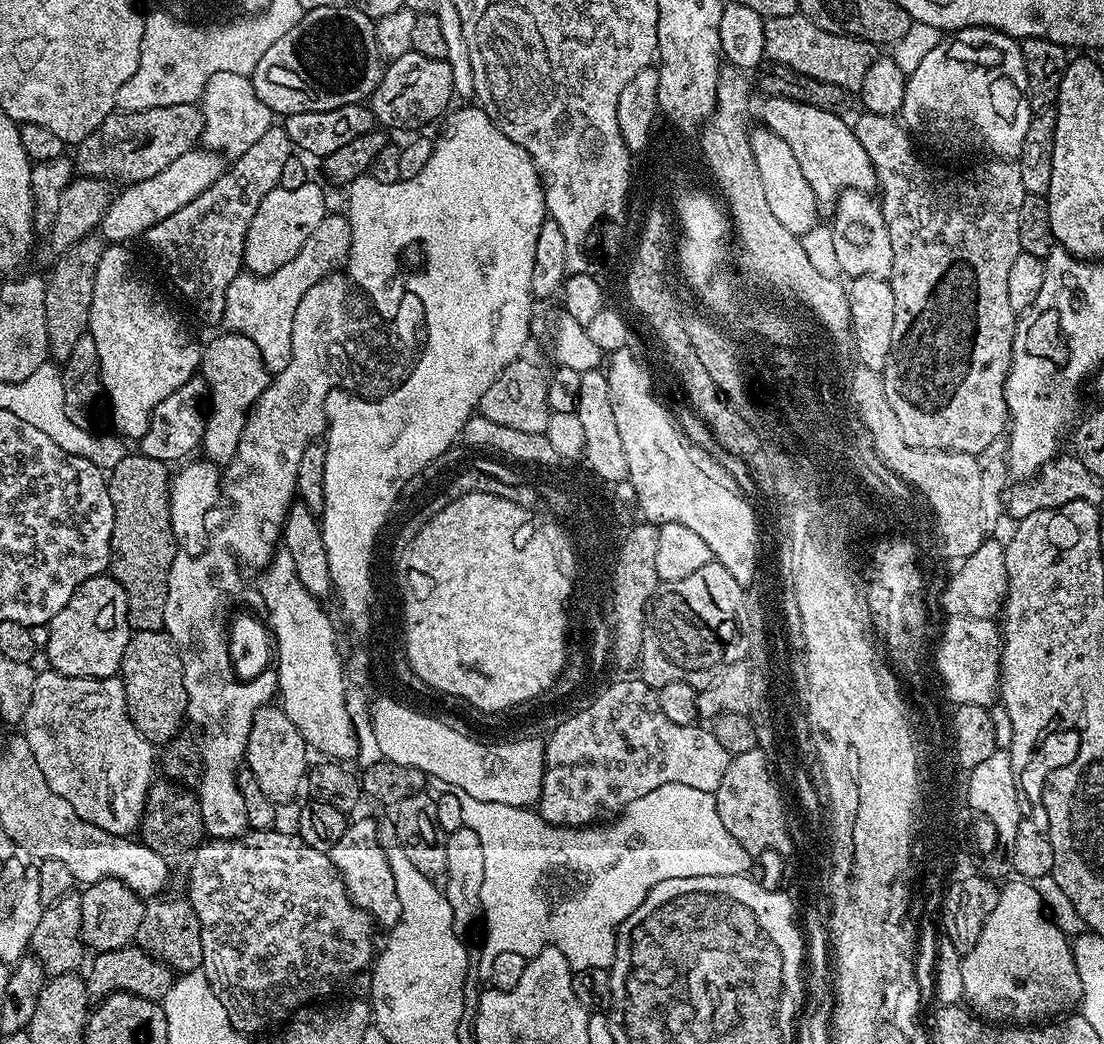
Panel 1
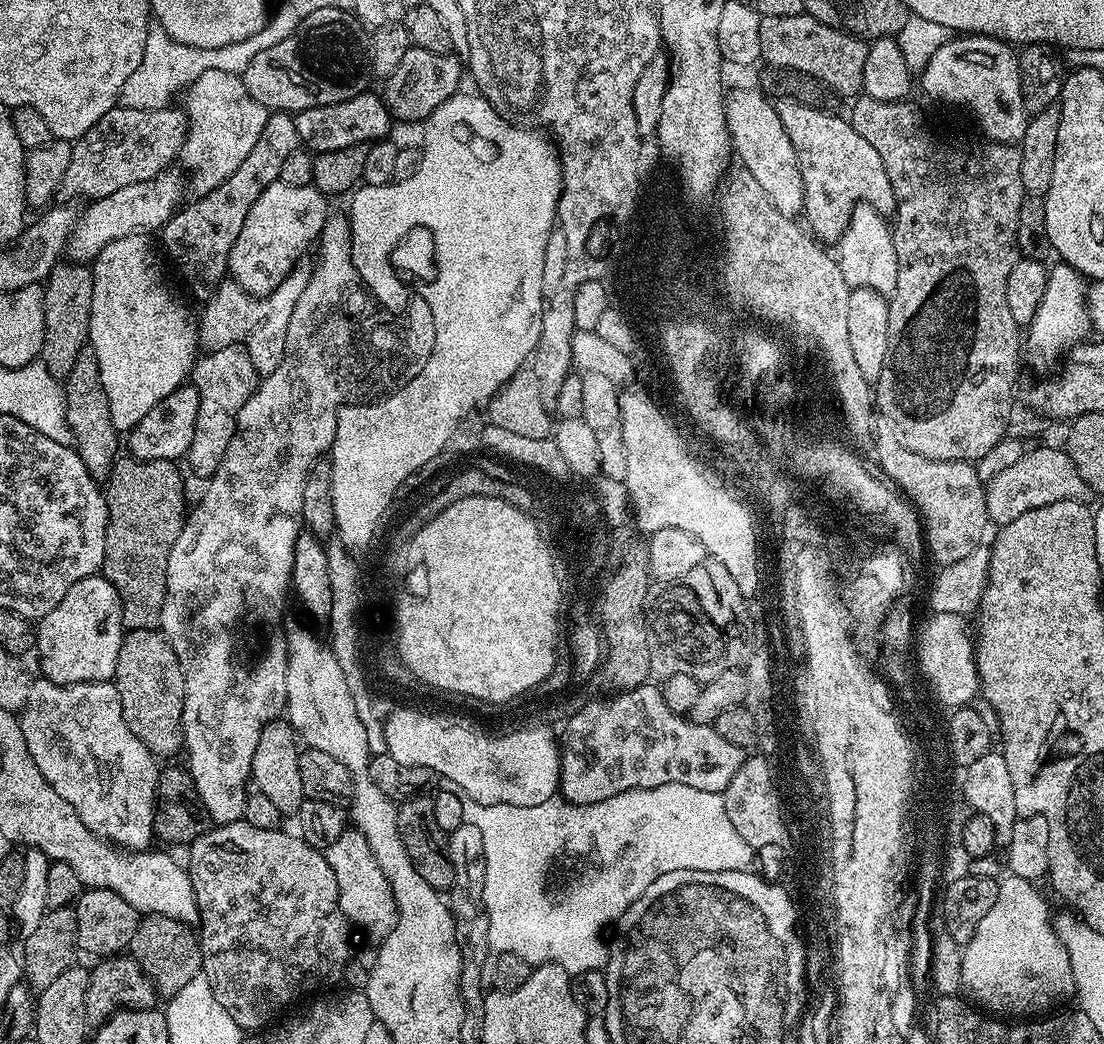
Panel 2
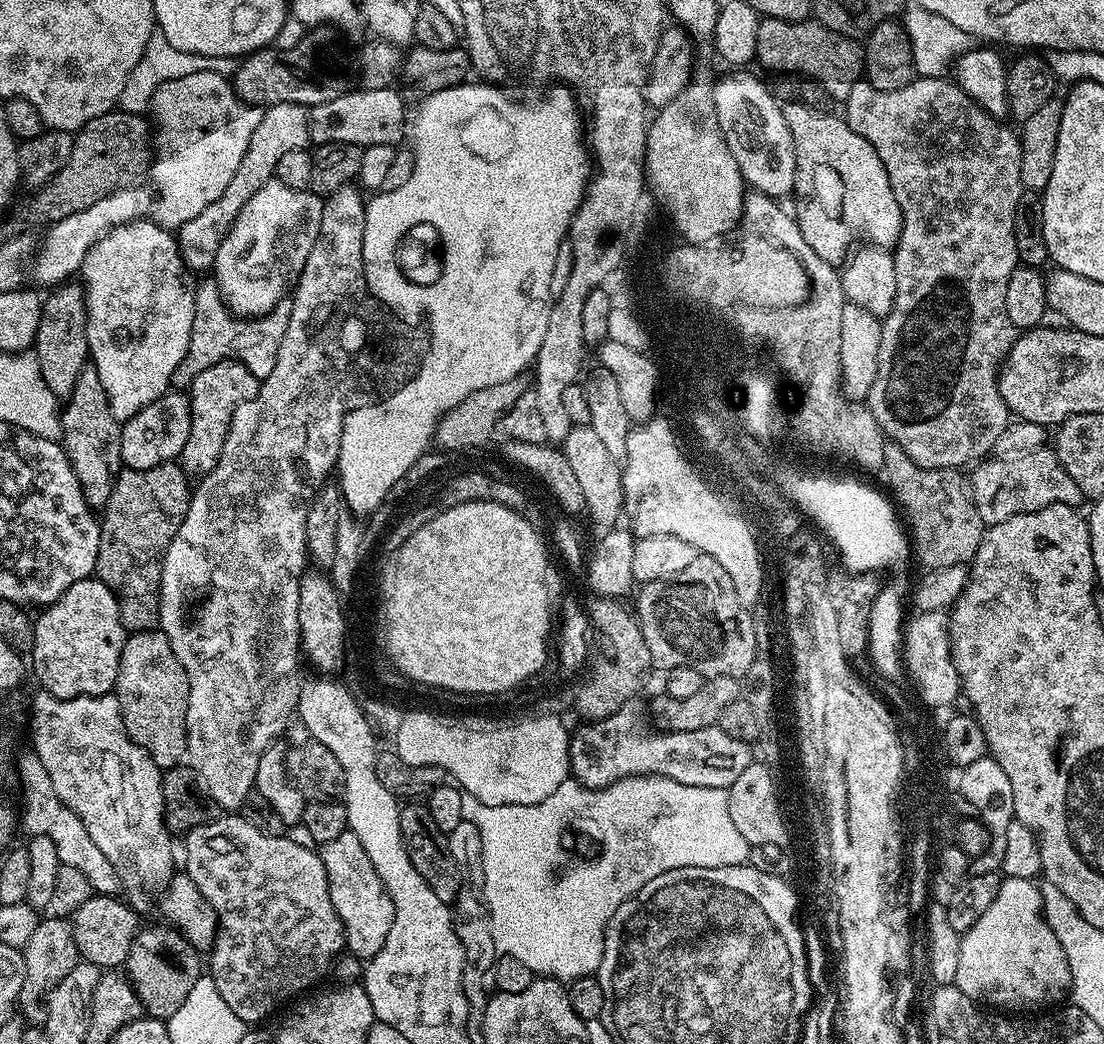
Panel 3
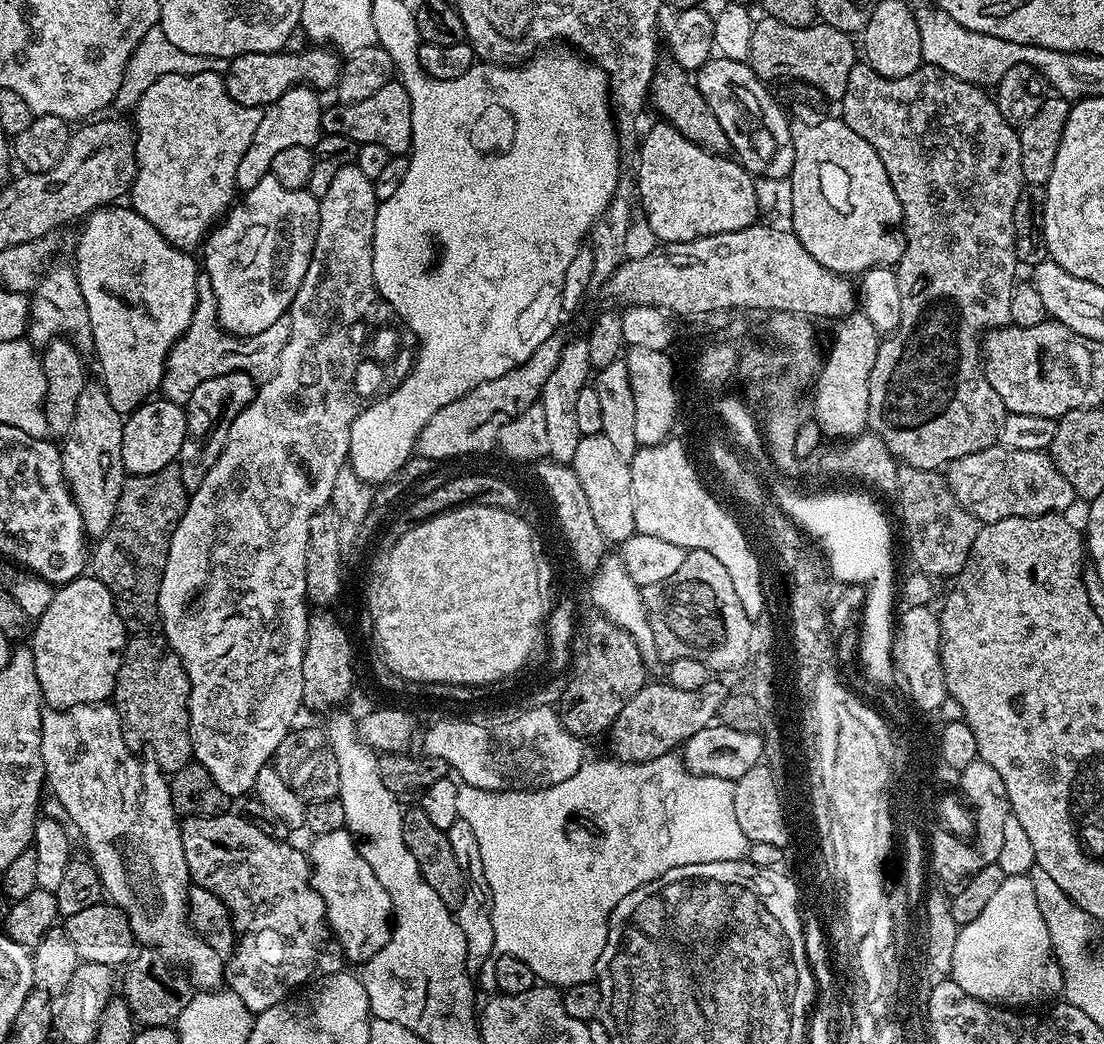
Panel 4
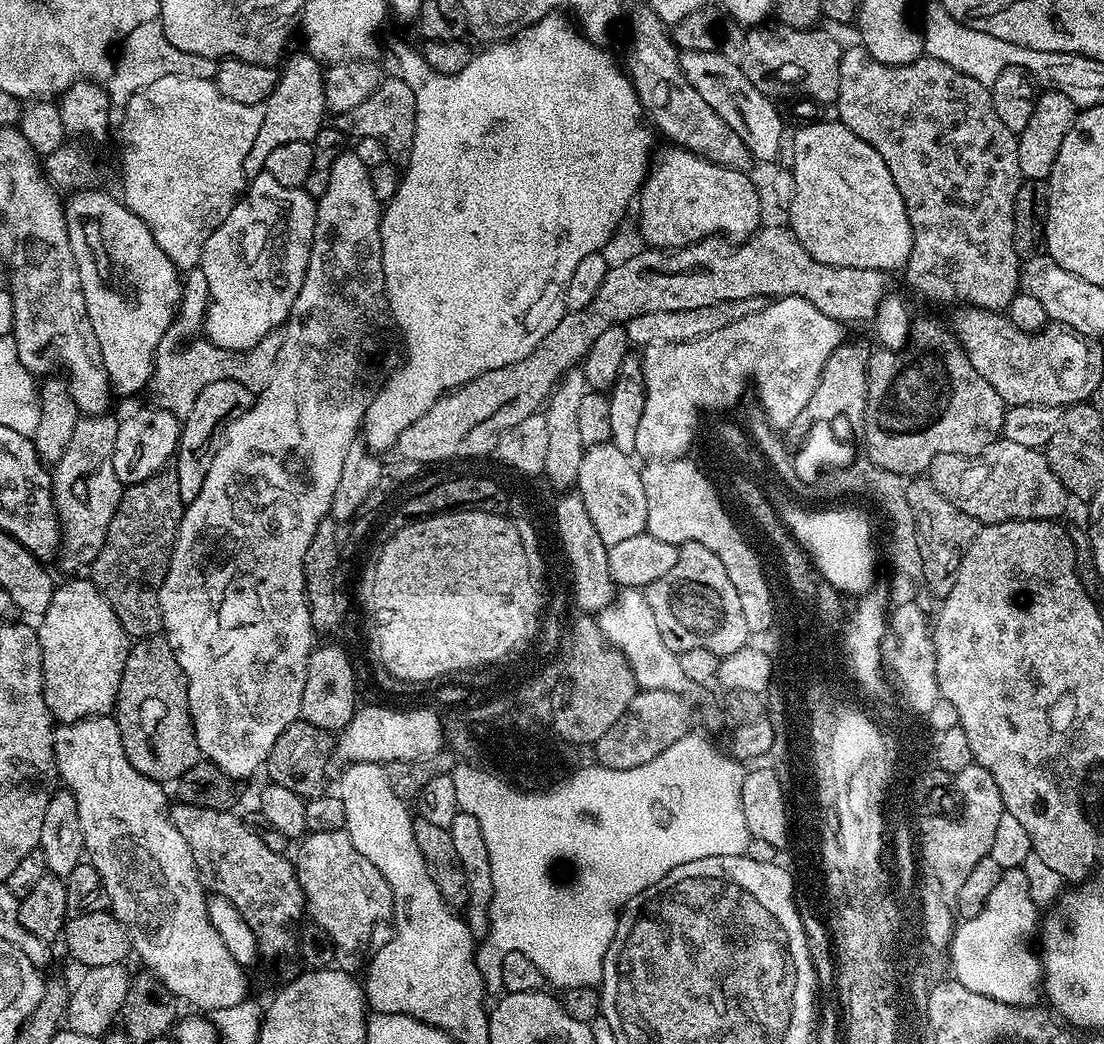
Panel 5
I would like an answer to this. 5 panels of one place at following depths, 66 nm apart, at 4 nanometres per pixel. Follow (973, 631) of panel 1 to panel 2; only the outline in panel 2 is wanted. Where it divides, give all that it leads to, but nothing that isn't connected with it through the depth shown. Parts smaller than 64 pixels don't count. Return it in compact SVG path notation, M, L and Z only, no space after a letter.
M932 612L929 617L920 632L920 641L916 644L914 658L923 661L924 671L931 677L936 692L943 697L945 709L971 705L981 695L973 629L969 621L958 613Z

